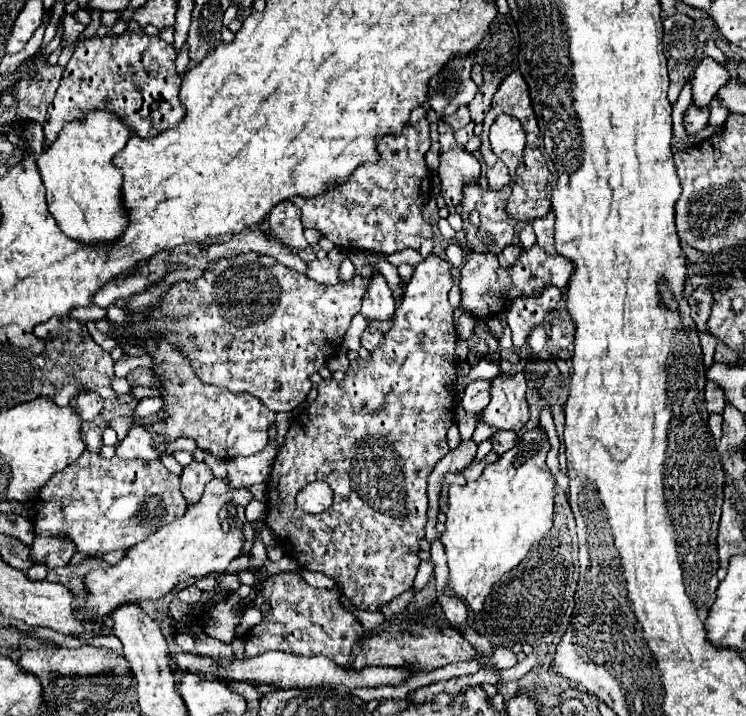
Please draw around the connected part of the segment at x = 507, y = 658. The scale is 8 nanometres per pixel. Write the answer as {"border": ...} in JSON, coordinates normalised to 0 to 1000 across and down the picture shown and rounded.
{"border":[[[665,905],[665,908],[660,911],[660,919],[649,919],[649,916],[646,916],[646,922],[649,922],[651,927],[668,933],[668,936],[686,933],[686,930],[694,925],[694,922],[692,922],[692,913],[689,913],[686,908],[681,908],[681,905]]]}

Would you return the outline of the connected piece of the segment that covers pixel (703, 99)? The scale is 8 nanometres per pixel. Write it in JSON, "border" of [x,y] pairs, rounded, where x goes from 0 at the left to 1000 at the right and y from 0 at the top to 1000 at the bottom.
{"border":[[[954,81],[941,84],[938,92],[930,101],[928,109],[928,142],[936,151],[944,151],[954,142],[954,137],[962,131],[965,120],[971,120],[979,112],[976,98],[960,89]]]}

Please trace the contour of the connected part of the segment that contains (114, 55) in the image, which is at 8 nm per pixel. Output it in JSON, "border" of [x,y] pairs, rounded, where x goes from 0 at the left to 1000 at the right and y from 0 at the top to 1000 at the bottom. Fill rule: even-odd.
{"border":[[[172,42],[164,50],[123,50],[107,59],[86,95],[70,151],[64,148],[59,207],[70,204],[70,196],[75,196],[86,173],[110,168],[121,154],[153,156],[174,184],[182,184],[188,193],[206,193],[236,176],[249,154],[239,137],[244,106],[236,103],[233,84],[236,73],[231,61],[212,50],[198,50],[190,42]],[[196,75],[201,75],[198,87]],[[196,162],[201,168],[196,168]]]}

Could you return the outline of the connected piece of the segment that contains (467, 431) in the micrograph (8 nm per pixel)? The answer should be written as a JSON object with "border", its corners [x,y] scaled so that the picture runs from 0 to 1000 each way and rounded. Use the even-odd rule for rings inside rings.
{"border":[[[615,568],[611,574],[611,594],[617,598],[619,615],[630,615],[630,612],[633,612],[633,603],[635,603],[641,587],[643,587],[641,581],[625,581],[621,570]]]}

